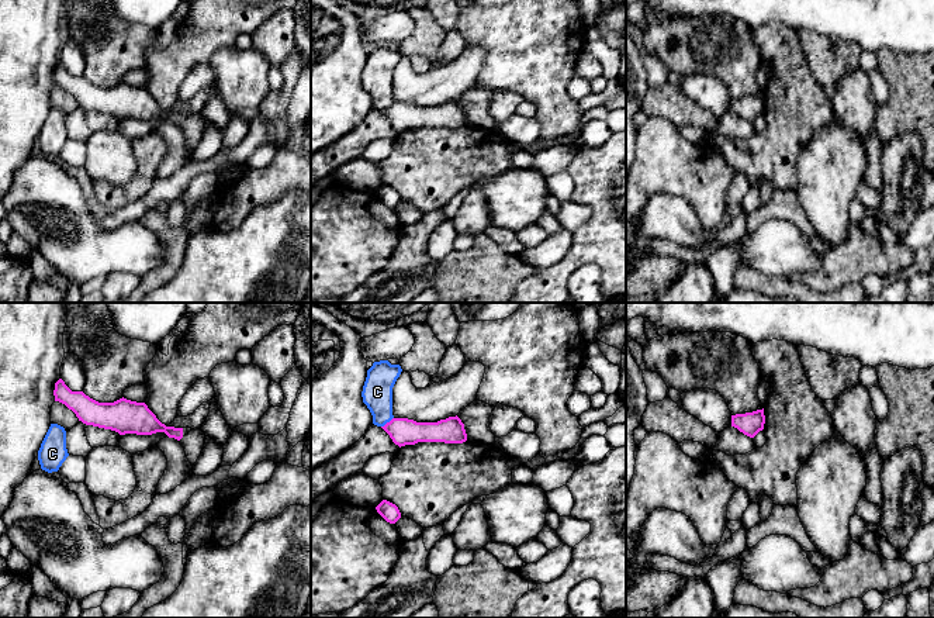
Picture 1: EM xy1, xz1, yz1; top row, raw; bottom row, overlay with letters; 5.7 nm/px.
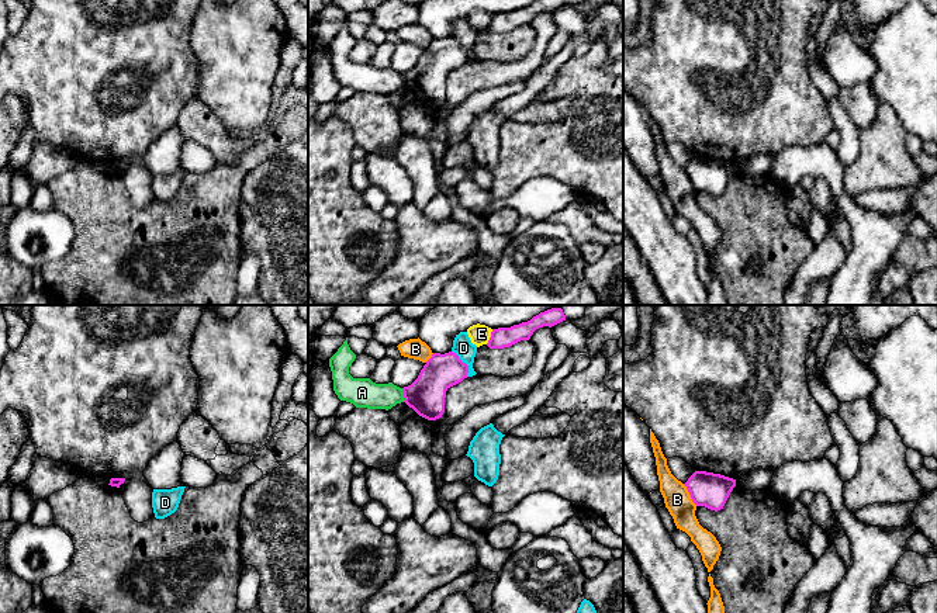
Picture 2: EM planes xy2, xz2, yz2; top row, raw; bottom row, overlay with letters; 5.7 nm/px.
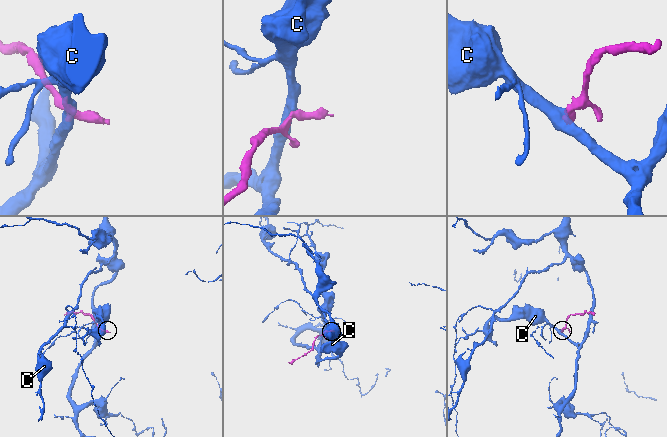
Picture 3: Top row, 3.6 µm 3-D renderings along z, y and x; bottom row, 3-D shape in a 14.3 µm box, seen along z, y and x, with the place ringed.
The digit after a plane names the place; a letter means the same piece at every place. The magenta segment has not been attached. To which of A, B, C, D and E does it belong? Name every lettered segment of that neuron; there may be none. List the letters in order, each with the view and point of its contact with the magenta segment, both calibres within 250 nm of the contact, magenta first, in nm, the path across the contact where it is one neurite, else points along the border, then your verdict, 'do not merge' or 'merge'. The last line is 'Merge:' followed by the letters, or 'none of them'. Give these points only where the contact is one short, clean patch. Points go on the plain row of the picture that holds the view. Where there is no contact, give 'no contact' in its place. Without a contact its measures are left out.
A: contact xz2 (404, 80); calibres 220 and 170 nm; border xz2 (401, 73), (404, 86); do not merge
B: contact yz2 (690, 179); calibres 200 and 150 nm; border yz2 (683, 169), (697, 190); do not merge
C: contact xz1 (387, 107); calibres 160 and 180 nm; border xz1 (393, 102), (381, 111); do not merge
D: contact xz2 (464, 48); calibres 200 and 110 nm; border xz2 (452, 35), (467, 51), (467, 61); do not merge
E: contact xz2 (491, 21); calibres 120 and 120 nm; do not merge
Merge: none of them

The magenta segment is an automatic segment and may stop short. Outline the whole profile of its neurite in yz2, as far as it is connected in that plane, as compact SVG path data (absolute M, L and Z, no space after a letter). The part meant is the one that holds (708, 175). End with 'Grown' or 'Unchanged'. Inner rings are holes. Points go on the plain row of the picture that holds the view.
M695 156L684 170L696 191L705 191L718 197L723 194L730 177L736 172L736 164L720 159Z. Unchanged

